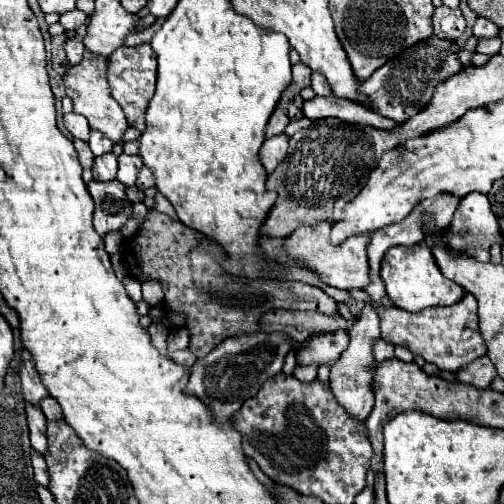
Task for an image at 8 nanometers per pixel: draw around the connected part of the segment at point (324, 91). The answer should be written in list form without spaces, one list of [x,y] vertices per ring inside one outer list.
[[[312,73],[312,89],[316,95],[332,95],[330,83],[326,83],[326,77],[322,77],[320,73]]]

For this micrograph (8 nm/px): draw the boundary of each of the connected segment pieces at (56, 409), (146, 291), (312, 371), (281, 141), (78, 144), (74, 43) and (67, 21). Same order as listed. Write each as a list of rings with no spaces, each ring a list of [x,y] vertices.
[[[46,397],[46,399],[42,399],[42,413],[46,415],[46,419],[48,421],[58,421],[60,417],[62,417],[62,409],[60,409],[60,405],[56,403],[56,399],[52,399],[52,397]]]
[[[145,281],[141,285],[142,298],[150,307],[156,306],[163,299],[163,289],[159,281]]]
[[[298,365],[294,369],[294,377],[300,379],[300,381],[304,381],[304,383],[310,383],[310,381],[316,379],[316,371],[318,371],[318,365],[306,365],[306,367]]]
[[[280,133],[274,137],[268,137],[260,147],[260,161],[266,167],[268,173],[276,169],[276,165],[286,157],[288,151],[288,135]]]
[[[74,139],[74,147],[76,147],[76,151],[78,151],[78,159],[80,159],[80,165],[82,165],[84,169],[92,169],[92,163],[94,163],[94,155],[92,155],[92,151],[90,151],[88,143],[84,143],[84,141],[80,141],[80,139]]]
[[[72,37],[66,41],[64,45],[66,49],[66,57],[68,57],[68,63],[70,65],[76,65],[78,61],[82,61],[82,53],[84,53],[84,43],[80,37]]]
[[[78,9],[60,15],[60,23],[62,23],[62,27],[64,27],[66,31],[68,31],[68,29],[78,29],[78,27],[82,27],[86,21],[88,21],[88,15],[82,13],[82,11],[78,11]]]

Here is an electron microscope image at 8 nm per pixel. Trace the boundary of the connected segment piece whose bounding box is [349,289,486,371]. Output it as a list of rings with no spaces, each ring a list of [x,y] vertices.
[[[363,289],[349,290],[356,301],[371,303],[382,323],[382,339],[392,345],[406,345],[414,355],[424,357],[428,363],[434,363],[438,369],[458,371],[466,363],[486,355],[486,343],[478,329],[478,313],[476,313],[476,299],[468,293],[462,301],[452,307],[432,307],[418,313],[410,313],[398,307],[384,307],[380,303],[373,303]]]

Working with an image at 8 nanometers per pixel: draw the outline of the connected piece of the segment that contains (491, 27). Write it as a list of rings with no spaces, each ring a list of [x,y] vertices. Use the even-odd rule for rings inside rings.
[[[478,17],[478,19],[476,19],[476,25],[472,27],[472,31],[474,31],[476,37],[486,37],[486,39],[500,37],[500,29],[498,29],[492,21],[488,21],[488,19],[484,19],[484,17]]]

